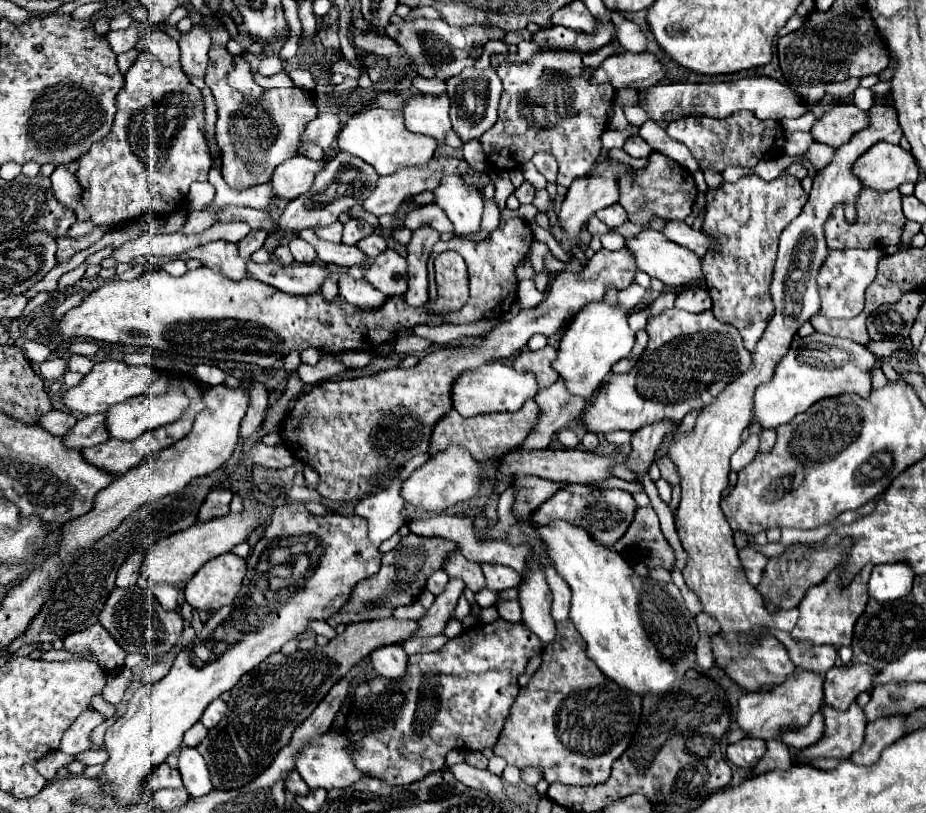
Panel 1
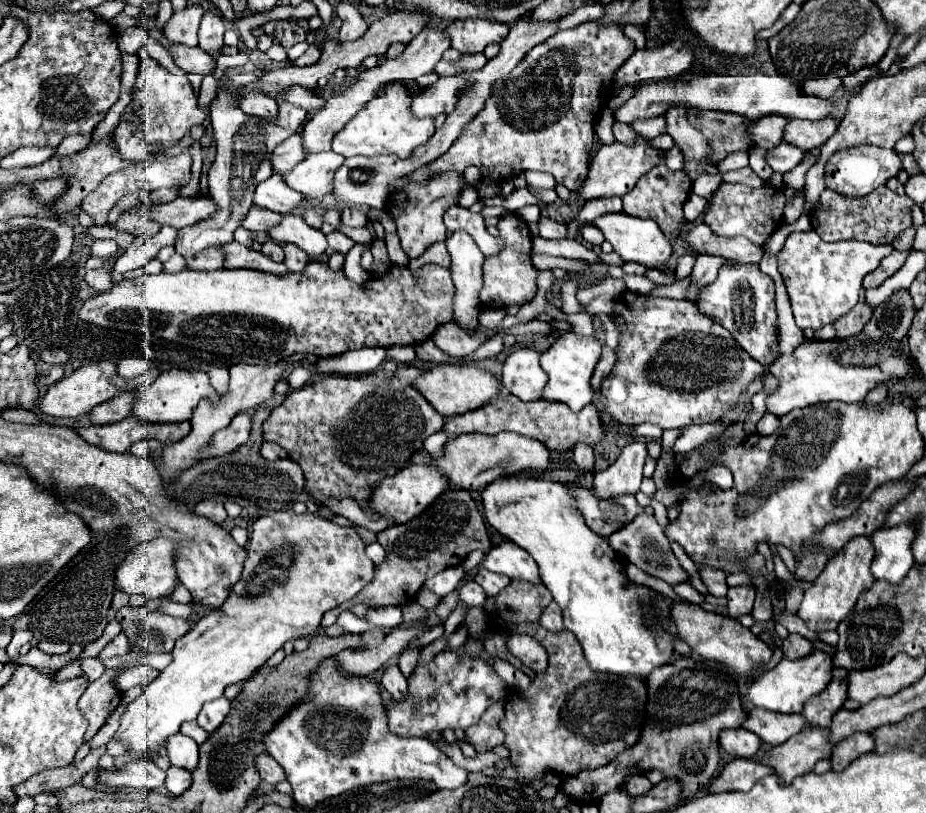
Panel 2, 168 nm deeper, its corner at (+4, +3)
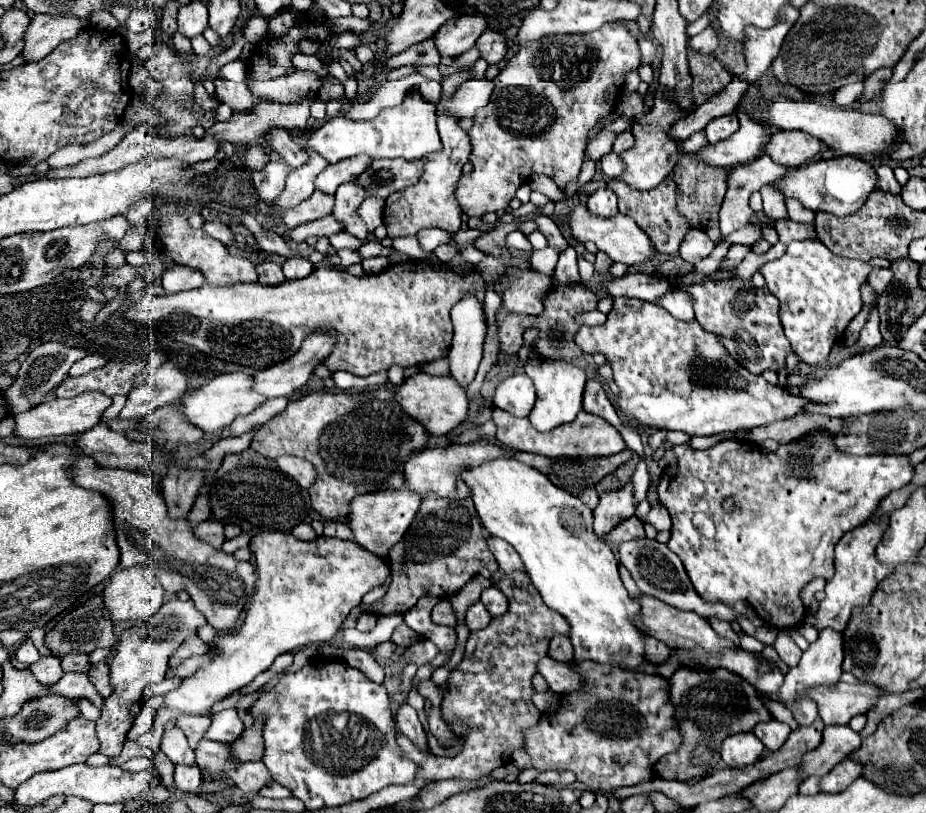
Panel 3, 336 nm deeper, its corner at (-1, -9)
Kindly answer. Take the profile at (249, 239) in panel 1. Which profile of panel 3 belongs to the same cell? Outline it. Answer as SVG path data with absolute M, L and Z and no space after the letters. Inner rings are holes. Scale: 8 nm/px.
M175 264L169 270L165 270L161 284L167 294L175 294L181 290L201 288L203 282L205 282L205 276L201 276L201 272L197 272L193 268L185 268L181 264Z

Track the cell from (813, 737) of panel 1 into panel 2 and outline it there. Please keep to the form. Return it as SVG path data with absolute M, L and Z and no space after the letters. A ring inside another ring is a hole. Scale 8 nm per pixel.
M764 708L750 710L750 714L744 722L744 728L758 734L770 746L784 744L784 740L792 738L804 726L806 726L806 722L800 714L788 716L788 714L780 714L780 712L768 712Z

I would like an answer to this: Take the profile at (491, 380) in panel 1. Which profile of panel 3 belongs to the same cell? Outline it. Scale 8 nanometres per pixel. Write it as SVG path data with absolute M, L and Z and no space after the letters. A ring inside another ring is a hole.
M419 372L411 378L407 378L401 386L397 386L397 402L403 406L403 410L419 420L425 430L431 436L445 436L457 426L461 426L469 414L471 414L471 402L467 396L467 390L457 384L451 376L431 376L427 372Z

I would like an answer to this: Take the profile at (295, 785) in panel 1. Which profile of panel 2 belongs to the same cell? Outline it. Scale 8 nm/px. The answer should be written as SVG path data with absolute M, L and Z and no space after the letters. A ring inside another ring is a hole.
M260 754L256 756L256 770L260 774L260 778L266 782L266 784L278 784L284 780L284 770L280 768L280 764L276 764L276 760L272 760L268 754Z

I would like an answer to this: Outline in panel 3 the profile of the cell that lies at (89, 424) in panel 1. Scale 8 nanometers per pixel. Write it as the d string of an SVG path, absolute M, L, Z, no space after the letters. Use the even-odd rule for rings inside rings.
M165 362L145 380L143 386L129 392L127 404L117 418L141 420L149 416L153 410L177 400L177 396L181 396L185 390L187 390L187 380L183 372L179 372L173 366L173 362Z

